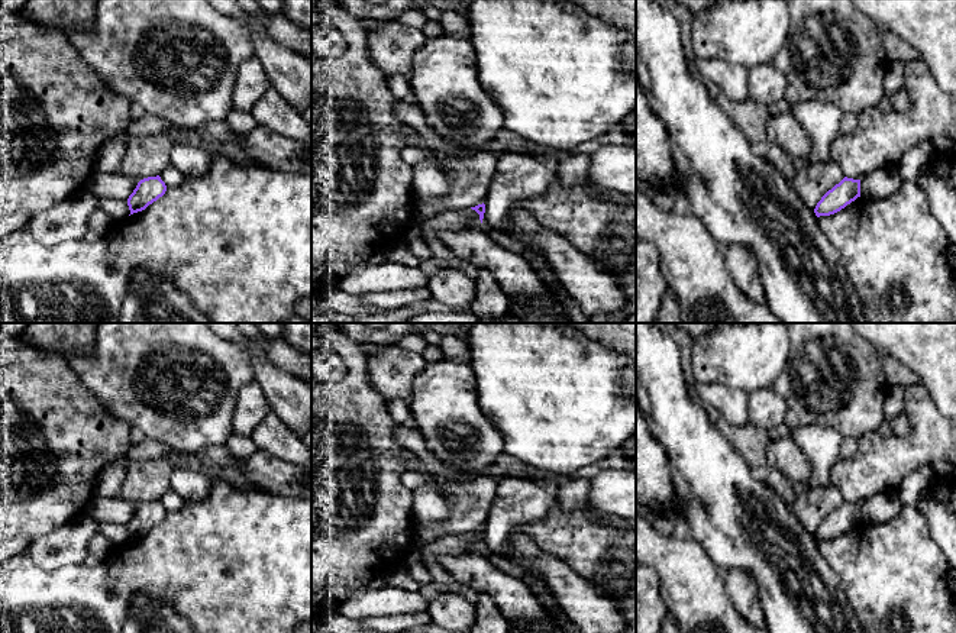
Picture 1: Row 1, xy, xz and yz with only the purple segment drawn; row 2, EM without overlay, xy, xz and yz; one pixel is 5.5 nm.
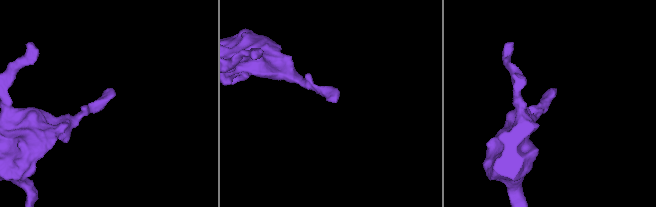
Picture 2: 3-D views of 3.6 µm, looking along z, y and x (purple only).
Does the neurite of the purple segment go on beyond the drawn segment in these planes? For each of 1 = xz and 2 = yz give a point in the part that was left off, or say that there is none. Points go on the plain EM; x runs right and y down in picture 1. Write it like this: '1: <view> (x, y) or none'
1: none
2: none

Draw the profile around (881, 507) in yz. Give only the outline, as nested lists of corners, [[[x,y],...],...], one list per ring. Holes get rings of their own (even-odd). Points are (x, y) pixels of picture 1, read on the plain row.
[[[884,491],[872,495],[860,504],[860,521],[881,524],[897,517],[904,504],[895,491]]]

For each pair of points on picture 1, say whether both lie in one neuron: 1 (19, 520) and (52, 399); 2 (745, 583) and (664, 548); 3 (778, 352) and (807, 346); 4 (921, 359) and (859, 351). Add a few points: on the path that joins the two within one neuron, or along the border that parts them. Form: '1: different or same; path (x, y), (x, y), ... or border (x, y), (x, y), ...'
1: same; path (52, 493), (67, 484), (71, 454), (54, 432)
2: different; border (723, 581), (726, 596), (738, 613)
3: different; border (790, 338), (788, 364), (775, 380)
4: different; border (864, 338), (884, 352)

